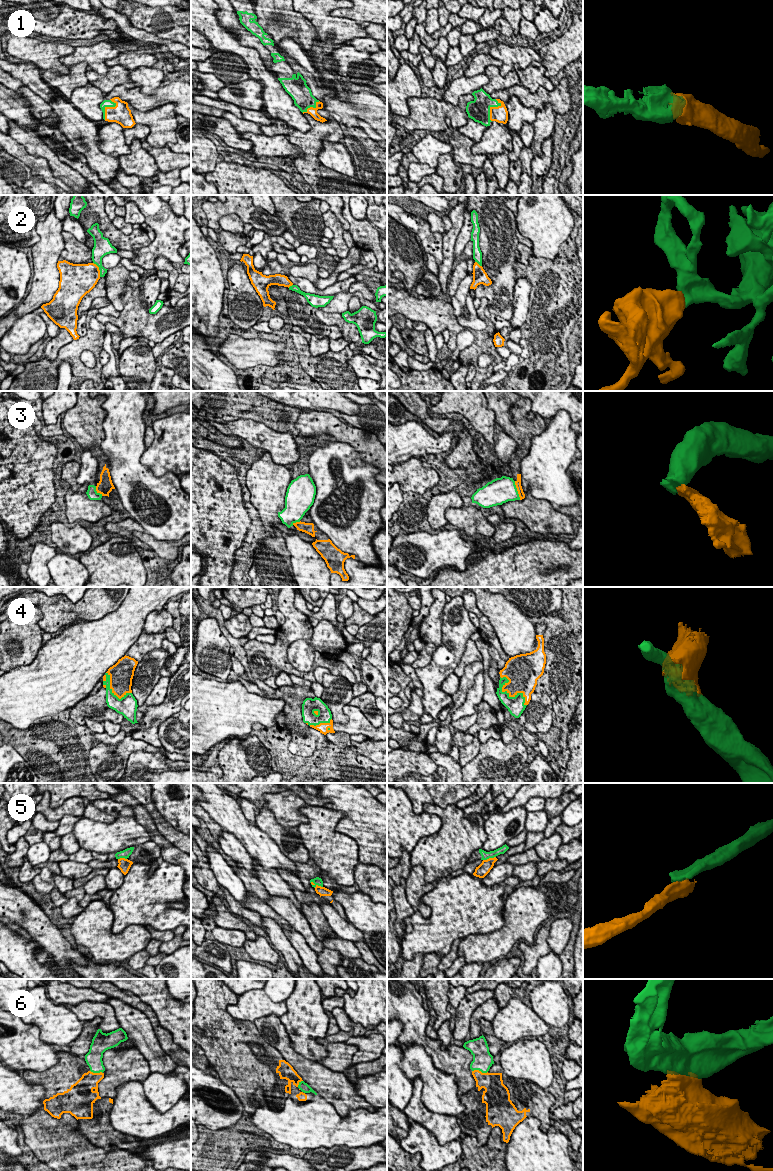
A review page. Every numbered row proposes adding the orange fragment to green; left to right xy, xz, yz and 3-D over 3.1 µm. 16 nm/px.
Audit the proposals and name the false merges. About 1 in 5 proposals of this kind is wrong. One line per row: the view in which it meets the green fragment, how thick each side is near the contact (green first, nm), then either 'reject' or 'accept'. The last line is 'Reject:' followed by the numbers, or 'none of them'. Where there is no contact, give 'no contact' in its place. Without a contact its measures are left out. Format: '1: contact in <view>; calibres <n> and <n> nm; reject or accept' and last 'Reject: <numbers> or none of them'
1: contact in yz; calibres 360 and 260 nm; accept
2: contact in xy; calibres 190 and 400 nm; reject
3: contact in yz; calibres 420 and 100 nm; reject
4: contact in yz; calibres 280 and 320 nm; accept
5: contact in xz; calibres 130 and 160 nm; reject
6: contact in yz; calibres 320 and 300 nm; reject
Reject: 2, 3, 5, 6

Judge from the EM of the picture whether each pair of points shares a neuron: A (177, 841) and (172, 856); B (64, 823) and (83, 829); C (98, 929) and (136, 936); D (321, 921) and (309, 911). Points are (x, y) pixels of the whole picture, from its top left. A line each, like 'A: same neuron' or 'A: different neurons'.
A: different neurons
B: different neurons
C: same neuron
D: same neuron

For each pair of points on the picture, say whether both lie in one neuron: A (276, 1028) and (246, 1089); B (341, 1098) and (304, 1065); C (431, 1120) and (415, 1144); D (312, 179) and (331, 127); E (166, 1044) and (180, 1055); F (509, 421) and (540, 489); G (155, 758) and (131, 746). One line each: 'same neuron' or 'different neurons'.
A: different neurons
B: same neuron
C: different neurons
D: same neuron
E: same neuron
F: different neurons
G: different neurons

